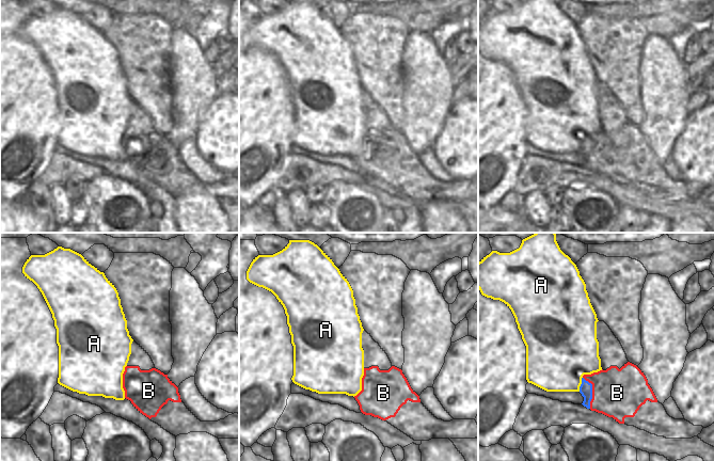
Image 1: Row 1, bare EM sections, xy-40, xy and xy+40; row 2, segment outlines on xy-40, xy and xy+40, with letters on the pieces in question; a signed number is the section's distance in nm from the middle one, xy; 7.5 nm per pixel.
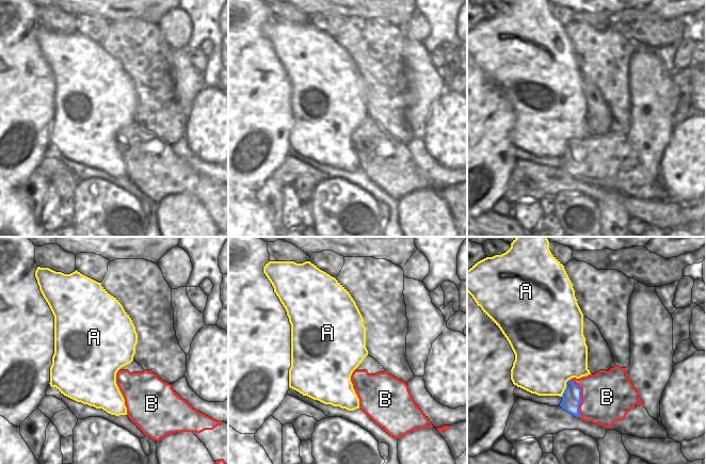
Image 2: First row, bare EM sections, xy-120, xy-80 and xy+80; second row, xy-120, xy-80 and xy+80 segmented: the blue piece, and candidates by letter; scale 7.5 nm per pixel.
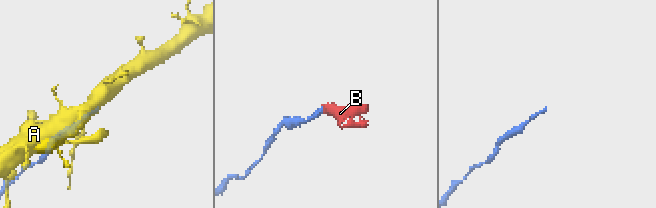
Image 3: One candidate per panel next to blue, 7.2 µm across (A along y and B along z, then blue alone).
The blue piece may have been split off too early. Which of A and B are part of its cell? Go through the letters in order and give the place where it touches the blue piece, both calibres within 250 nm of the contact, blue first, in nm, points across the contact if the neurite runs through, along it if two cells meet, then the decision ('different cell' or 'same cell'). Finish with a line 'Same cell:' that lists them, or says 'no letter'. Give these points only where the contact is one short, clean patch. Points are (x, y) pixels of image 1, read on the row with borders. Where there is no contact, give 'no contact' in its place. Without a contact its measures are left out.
A: meets blue in xy+40 at (581, 384); 100 nm thick on the blue side, 440 nm on the other; different cell
B: meets blue in xy+40 at (591, 392); 100 nm thick on the blue side, 360 nm on the other; border along xy+40 (583, 377), (591, 384), (590, 408); different cell
Same cell: no letter

